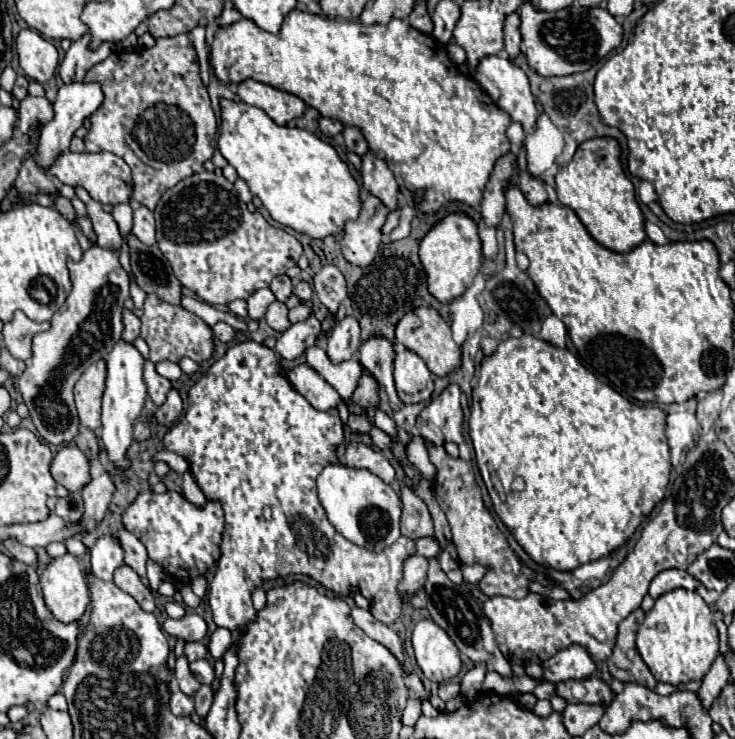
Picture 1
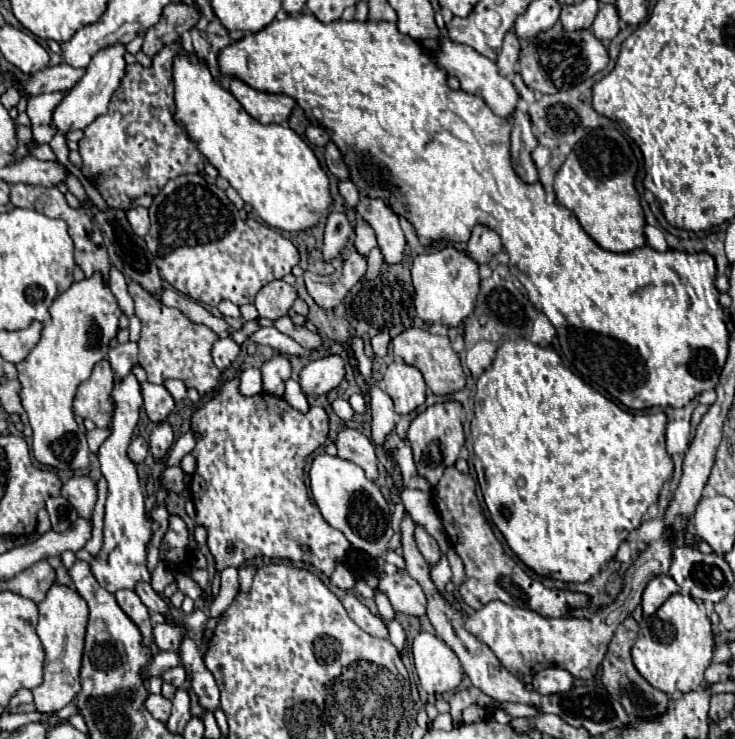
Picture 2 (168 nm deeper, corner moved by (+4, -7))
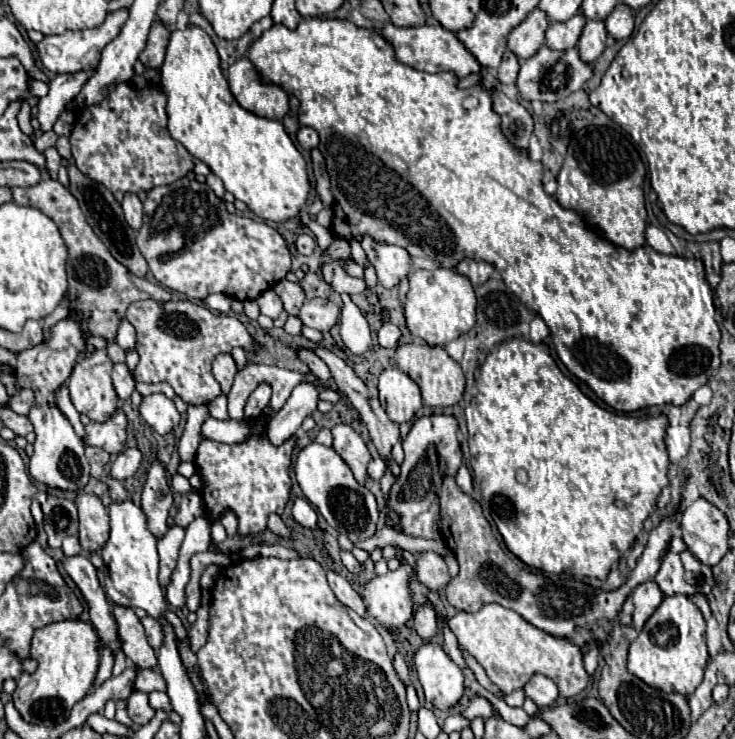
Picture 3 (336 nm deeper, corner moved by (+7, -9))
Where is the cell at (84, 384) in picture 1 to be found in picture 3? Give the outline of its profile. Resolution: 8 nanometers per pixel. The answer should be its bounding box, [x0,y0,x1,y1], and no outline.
[68,349,118,421]

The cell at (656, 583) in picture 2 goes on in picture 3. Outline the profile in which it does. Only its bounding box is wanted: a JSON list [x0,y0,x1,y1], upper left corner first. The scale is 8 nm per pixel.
[632,581,664,631]

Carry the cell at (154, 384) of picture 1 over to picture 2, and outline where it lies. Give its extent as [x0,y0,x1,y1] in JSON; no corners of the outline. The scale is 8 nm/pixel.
[141,381,175,423]

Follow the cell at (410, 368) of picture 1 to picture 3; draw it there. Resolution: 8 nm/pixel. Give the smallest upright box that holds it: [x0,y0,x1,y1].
[378,367,422,425]

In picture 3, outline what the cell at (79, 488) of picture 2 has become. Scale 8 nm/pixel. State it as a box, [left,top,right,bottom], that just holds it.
[76,493,110,553]

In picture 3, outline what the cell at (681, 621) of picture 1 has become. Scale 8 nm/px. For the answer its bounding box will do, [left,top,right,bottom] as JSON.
[628,595,706,697]

